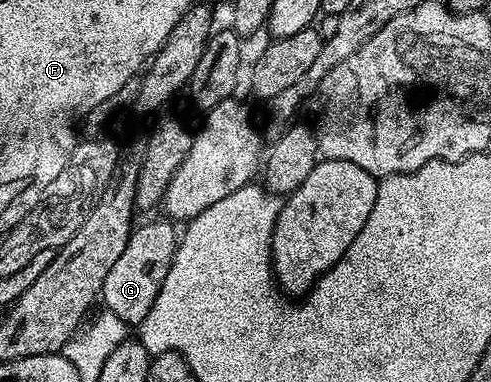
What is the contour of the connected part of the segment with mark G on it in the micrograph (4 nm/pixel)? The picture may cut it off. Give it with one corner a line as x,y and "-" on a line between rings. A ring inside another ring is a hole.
163,220
138,225
134,229
122,255
115,260
111,271
107,272
101,289
99,296
102,305
127,326
139,326
146,318
170,272
177,251
179,232
175,230
176,225
172,221

